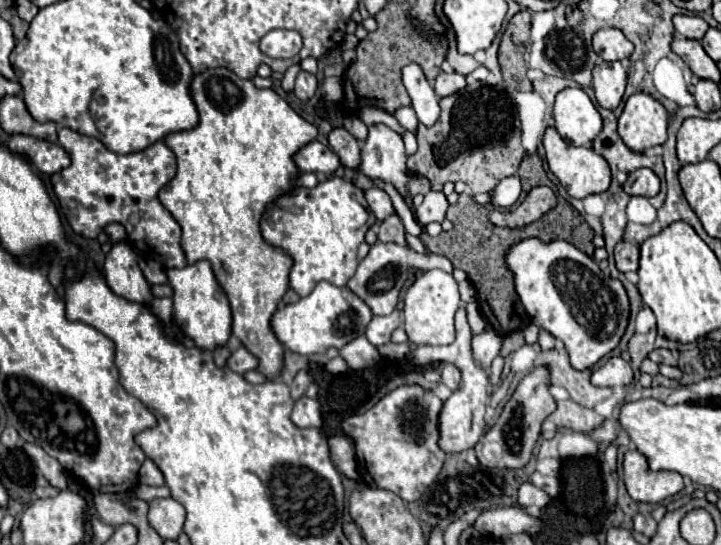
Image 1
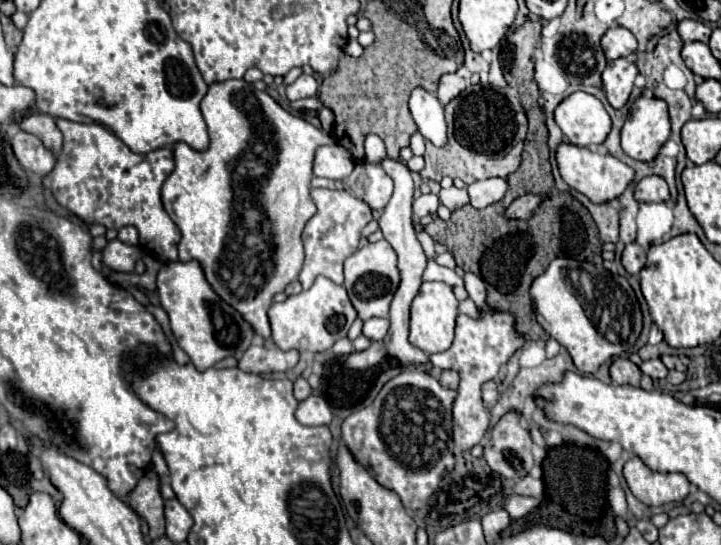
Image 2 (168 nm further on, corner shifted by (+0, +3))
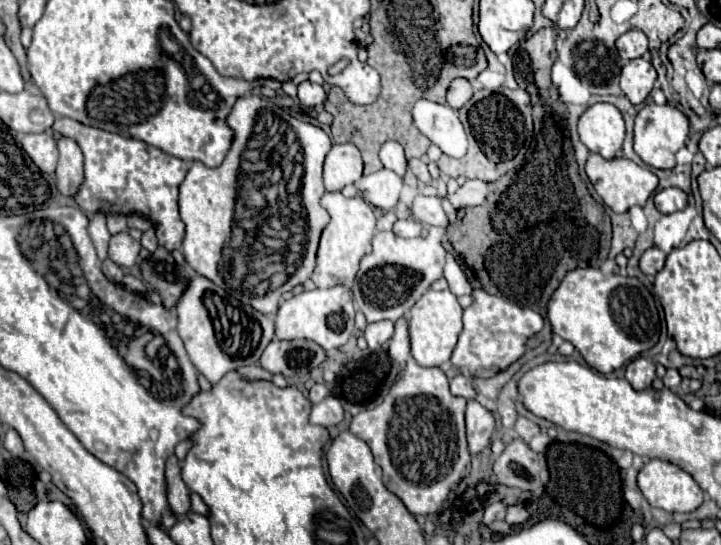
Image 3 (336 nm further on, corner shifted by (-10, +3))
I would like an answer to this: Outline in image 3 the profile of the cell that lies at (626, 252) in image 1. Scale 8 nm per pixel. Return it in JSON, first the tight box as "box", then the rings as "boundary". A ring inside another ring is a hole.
{"box":[639,246,665,276],"boundary":[[[655,246],[649,248],[649,250],[645,250],[643,256],[641,256],[641,260],[639,260],[639,268],[647,276],[655,276],[663,268],[663,264],[665,264],[665,252],[659,250],[659,248],[655,248]]]}

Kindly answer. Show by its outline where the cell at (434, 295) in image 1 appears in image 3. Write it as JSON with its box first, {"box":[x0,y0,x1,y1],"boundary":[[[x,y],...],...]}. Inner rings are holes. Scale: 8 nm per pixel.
{"box":[409,290,463,366],"boundary":[[[427,290],[421,300],[413,306],[409,316],[409,336],[411,336],[411,354],[421,366],[441,366],[451,358],[451,352],[457,344],[463,308],[457,302],[457,296],[451,290]]]}

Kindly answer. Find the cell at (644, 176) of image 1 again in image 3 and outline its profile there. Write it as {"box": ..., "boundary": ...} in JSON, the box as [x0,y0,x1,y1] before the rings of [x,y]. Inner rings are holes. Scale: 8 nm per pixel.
{"box":[653,188,687,214],"boundary":[[[663,188],[653,196],[655,208],[663,214],[683,210],[687,204],[687,194],[681,188]]]}

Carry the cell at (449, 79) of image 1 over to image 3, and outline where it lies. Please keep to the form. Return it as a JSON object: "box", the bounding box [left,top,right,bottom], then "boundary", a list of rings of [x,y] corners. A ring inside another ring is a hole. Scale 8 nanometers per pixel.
{"box":[447,78,473,110],"boundary":[[[457,78],[451,82],[449,90],[447,90],[447,104],[455,110],[459,110],[463,104],[469,102],[469,98],[473,96],[473,88],[469,84],[469,80],[465,78]]]}

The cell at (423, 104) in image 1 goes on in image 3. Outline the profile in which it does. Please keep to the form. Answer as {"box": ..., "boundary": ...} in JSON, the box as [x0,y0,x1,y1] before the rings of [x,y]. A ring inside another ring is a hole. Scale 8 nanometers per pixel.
{"box":[413,100,467,156],"boundary":[[[419,100],[413,108],[413,122],[447,156],[465,156],[467,136],[463,124],[457,118],[457,110],[453,110],[451,106],[431,100]]]}

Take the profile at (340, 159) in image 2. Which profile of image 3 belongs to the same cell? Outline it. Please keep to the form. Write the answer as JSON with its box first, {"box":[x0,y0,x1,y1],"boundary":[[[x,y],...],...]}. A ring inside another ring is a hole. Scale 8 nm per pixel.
{"box":[323,144,363,192],"boundary":[[[333,144],[325,158],[323,182],[329,192],[341,190],[345,184],[353,184],[363,174],[361,152],[353,144]]]}

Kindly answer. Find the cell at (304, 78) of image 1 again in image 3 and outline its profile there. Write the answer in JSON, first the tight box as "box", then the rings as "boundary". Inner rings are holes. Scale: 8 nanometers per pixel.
{"box":[297,80,327,108],"boundary":[[[309,80],[301,82],[301,84],[297,86],[297,90],[299,90],[299,100],[301,100],[301,104],[307,106],[307,108],[315,108],[315,106],[323,104],[325,98],[327,98],[323,86],[313,84],[313,82],[309,82]]]}

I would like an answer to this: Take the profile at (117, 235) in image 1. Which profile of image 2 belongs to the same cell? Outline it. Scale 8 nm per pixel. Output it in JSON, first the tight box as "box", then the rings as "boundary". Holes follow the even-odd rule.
{"box":[117,226,139,246],"boundary":[[[123,226],[121,230],[119,230],[119,236],[117,236],[121,242],[125,242],[125,244],[129,244],[129,246],[137,246],[139,244],[139,232],[137,232],[137,228],[133,228],[133,226]]]}

